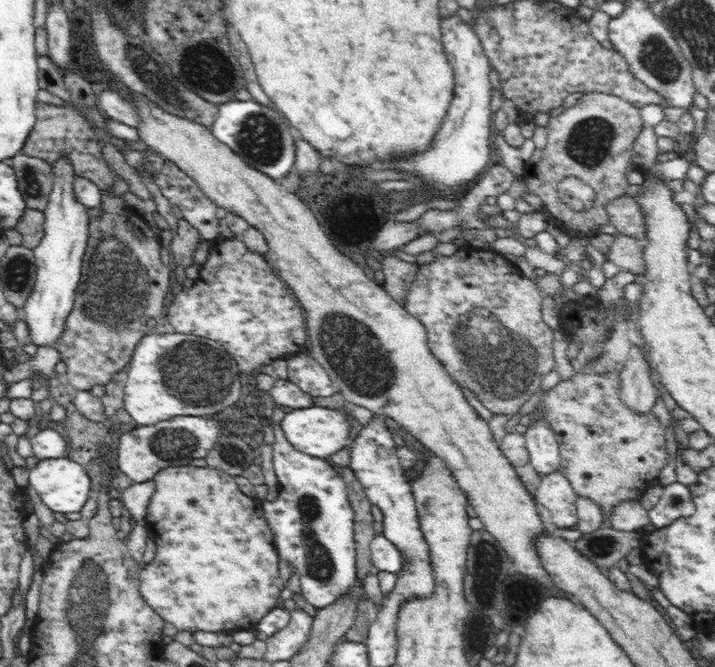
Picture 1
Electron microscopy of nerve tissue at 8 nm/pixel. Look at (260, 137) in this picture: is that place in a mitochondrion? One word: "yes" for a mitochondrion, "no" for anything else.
yes

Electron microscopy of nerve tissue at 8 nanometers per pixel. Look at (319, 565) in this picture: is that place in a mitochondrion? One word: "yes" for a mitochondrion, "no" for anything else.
yes

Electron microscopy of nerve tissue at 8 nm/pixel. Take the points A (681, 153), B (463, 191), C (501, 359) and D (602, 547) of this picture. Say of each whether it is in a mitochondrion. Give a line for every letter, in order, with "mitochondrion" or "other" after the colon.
A: other
B: other
C: mitochondrion
D: mitochondrion

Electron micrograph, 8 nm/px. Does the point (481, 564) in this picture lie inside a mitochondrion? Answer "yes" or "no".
no

